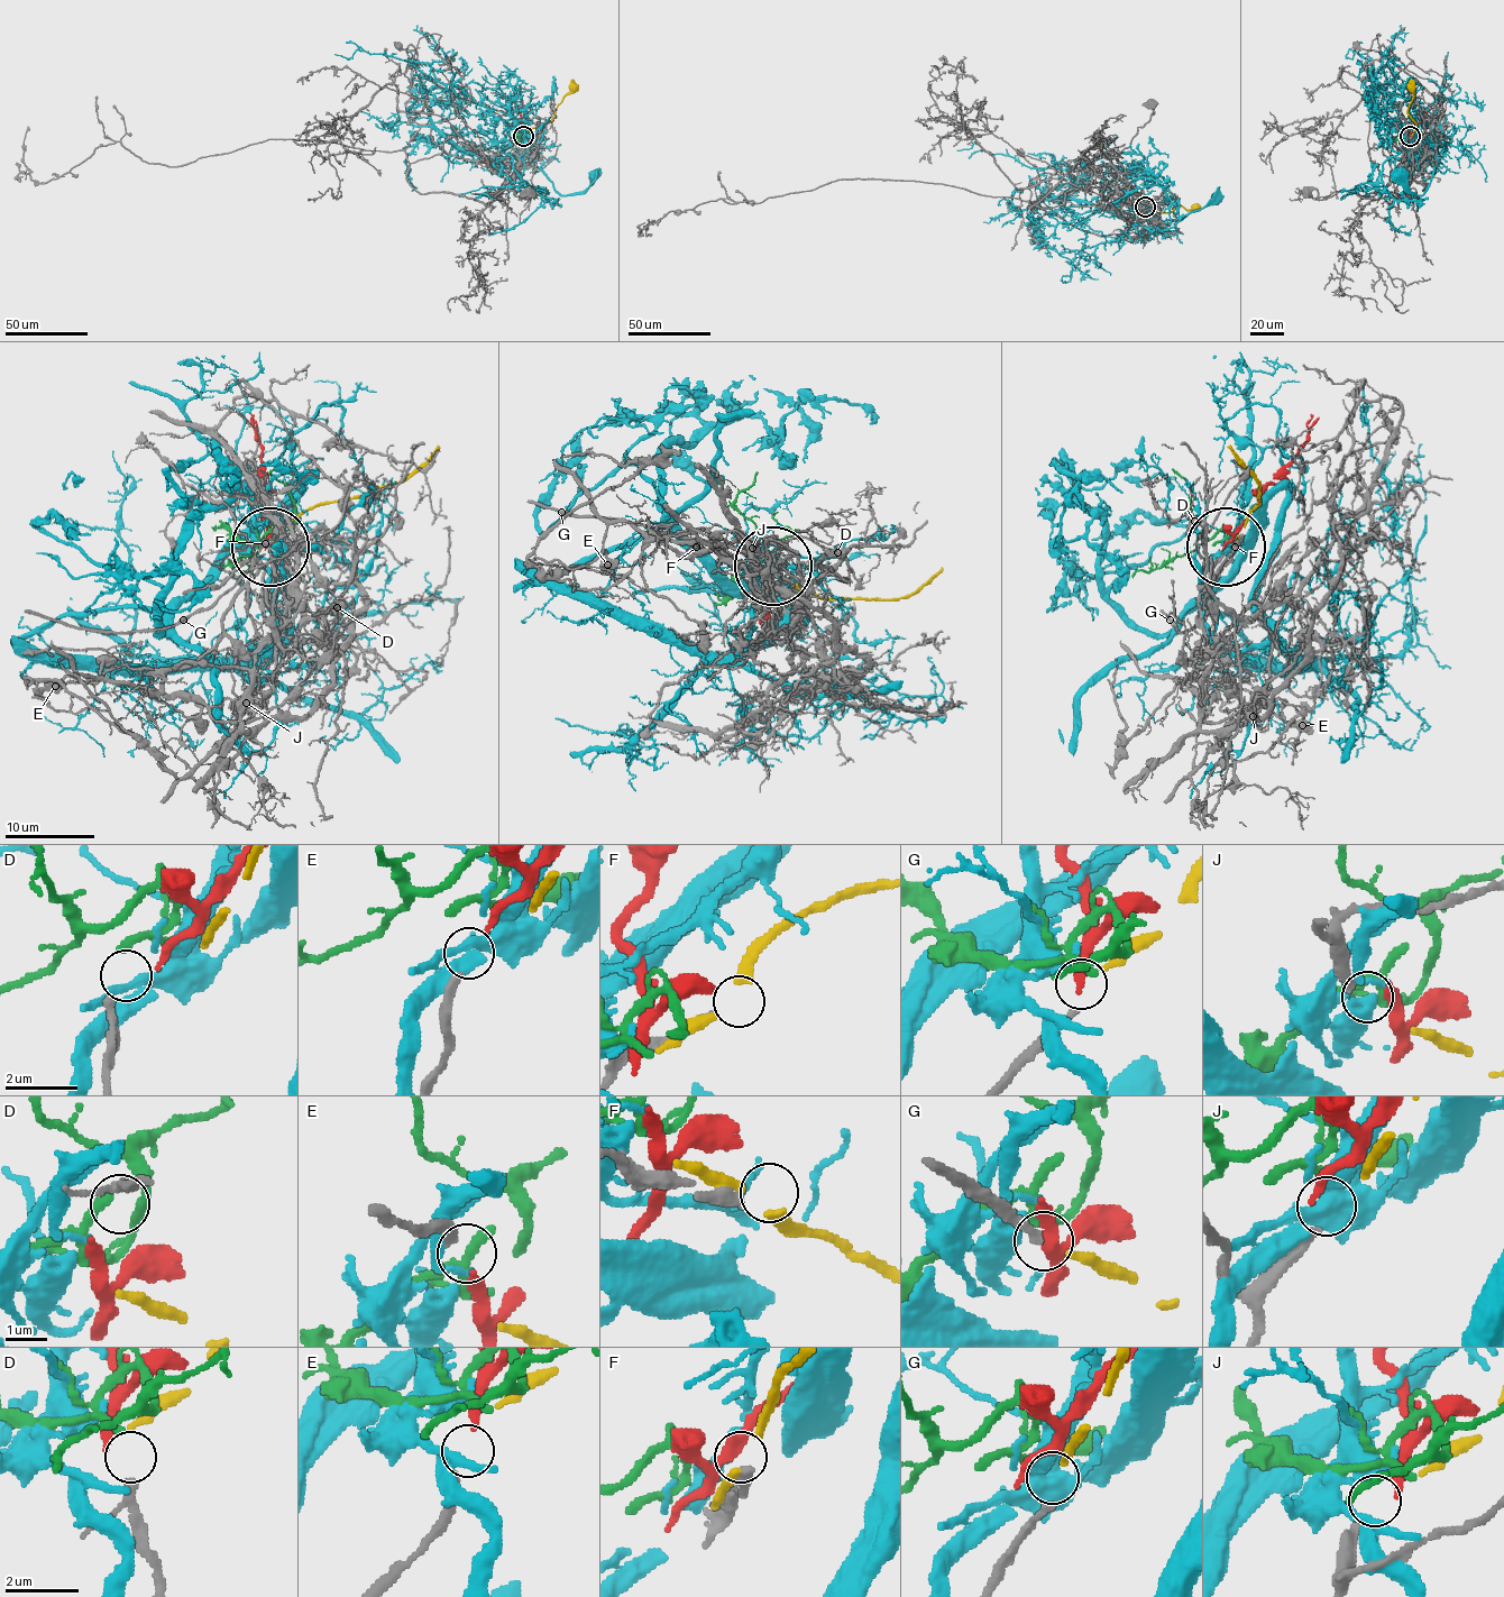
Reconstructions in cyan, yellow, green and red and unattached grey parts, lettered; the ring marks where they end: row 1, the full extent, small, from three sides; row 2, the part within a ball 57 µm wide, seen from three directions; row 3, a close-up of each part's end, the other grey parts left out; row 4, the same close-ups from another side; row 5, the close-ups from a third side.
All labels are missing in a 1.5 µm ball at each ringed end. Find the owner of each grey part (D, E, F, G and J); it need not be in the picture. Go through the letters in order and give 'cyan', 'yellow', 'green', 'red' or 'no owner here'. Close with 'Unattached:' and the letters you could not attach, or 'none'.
D: green
E: red
F: no owner here
G: yellow
J: no owner here
Unattached: F, J

